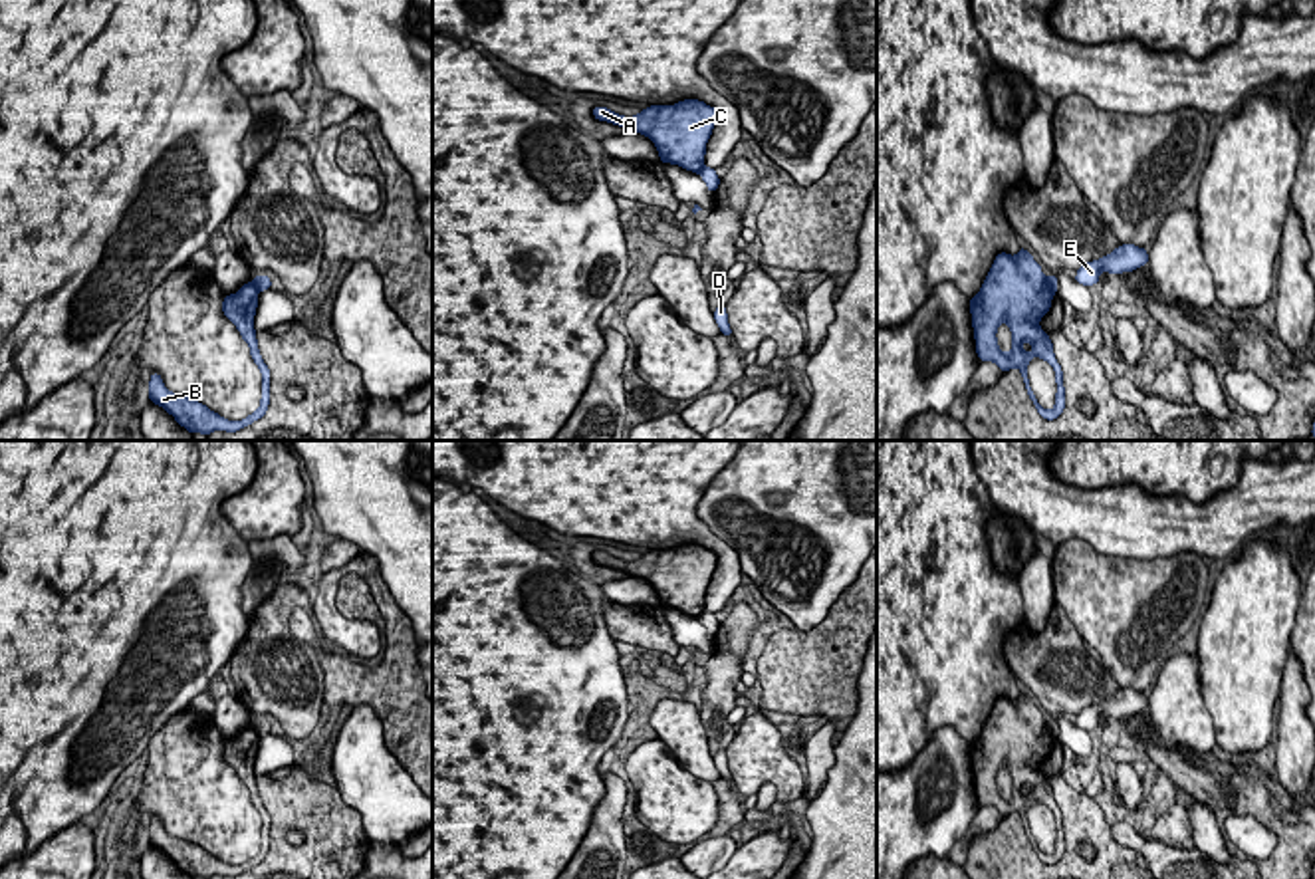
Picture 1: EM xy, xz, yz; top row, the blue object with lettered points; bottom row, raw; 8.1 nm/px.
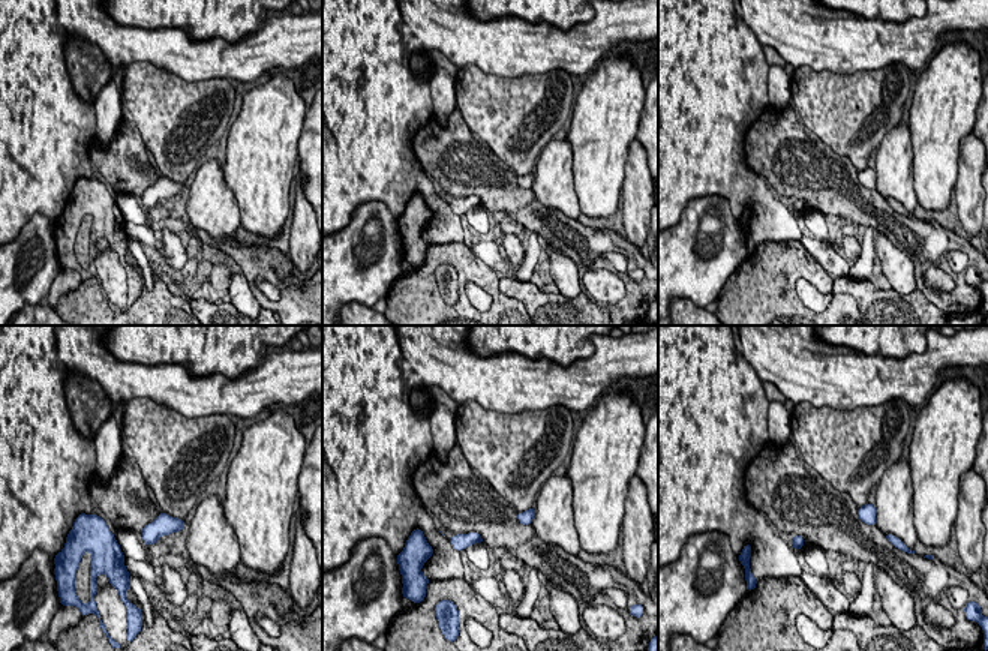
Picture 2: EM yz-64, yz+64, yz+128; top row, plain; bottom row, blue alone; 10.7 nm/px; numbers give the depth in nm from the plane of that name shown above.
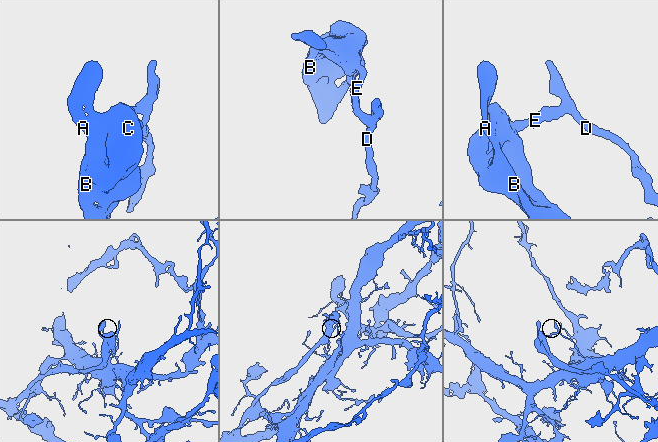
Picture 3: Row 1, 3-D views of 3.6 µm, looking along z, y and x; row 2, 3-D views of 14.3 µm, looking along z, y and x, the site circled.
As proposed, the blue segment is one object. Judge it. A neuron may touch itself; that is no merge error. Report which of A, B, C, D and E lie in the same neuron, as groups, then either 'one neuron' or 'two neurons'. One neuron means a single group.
A B C / D E; two neurons

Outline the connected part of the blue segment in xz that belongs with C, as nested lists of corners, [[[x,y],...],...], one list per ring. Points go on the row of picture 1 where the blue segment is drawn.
[[[698,99],[651,105],[633,117],[601,105],[593,107],[591,113],[599,121],[647,135],[655,143],[662,165],[672,163],[692,173],[704,167],[706,143],[718,119],[718,111]]]

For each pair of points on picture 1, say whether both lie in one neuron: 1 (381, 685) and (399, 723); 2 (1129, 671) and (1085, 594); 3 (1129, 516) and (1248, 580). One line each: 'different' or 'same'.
1: same
2: same
3: different

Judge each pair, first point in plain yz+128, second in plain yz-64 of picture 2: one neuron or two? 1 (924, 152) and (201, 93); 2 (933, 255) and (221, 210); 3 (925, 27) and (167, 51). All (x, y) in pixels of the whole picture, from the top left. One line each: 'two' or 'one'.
1: two
2: two
3: one

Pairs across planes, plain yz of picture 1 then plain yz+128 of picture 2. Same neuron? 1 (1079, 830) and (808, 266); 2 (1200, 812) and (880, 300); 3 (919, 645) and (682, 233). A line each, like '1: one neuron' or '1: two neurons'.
1: one neuron
2: two neurons
3: two neurons

